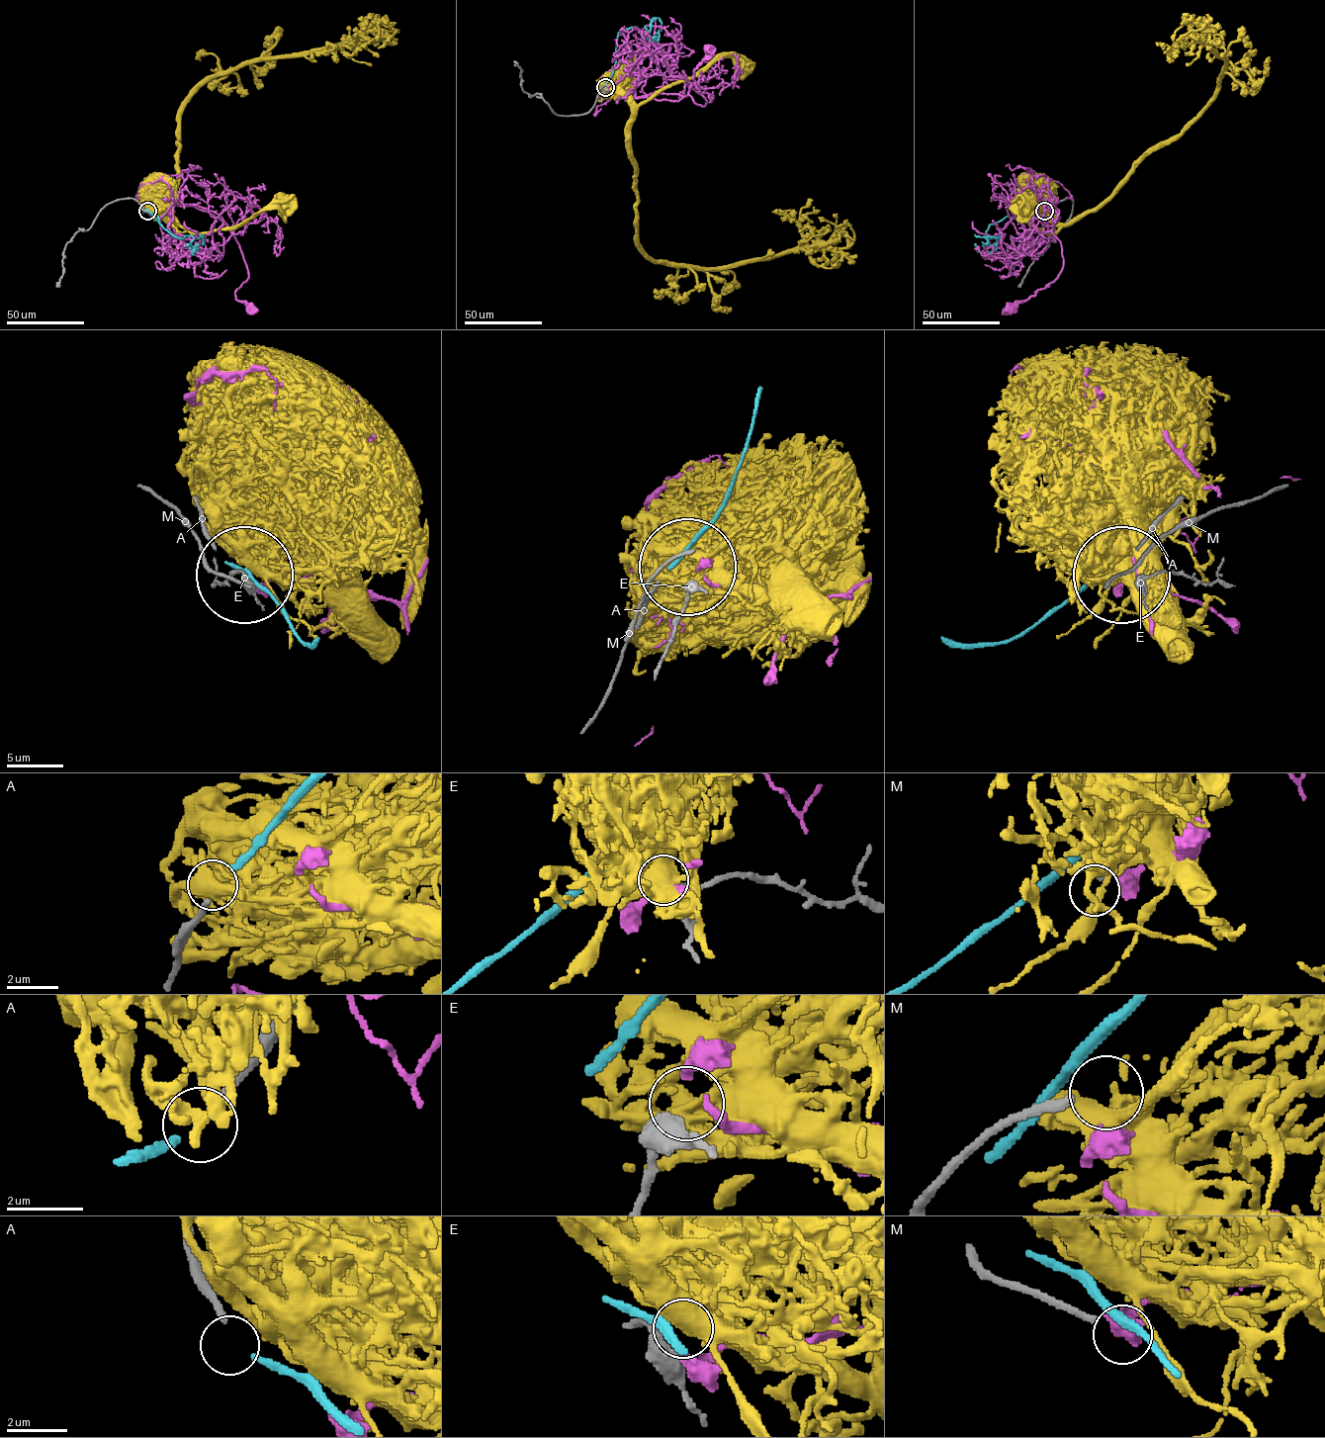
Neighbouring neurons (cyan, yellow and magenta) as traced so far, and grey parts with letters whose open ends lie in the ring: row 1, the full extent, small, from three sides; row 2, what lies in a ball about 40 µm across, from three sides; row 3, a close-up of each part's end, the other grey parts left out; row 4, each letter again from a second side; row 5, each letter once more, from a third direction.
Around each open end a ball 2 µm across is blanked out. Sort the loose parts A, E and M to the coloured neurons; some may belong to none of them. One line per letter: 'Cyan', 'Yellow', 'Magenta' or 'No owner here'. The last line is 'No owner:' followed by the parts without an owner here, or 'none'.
A: Cyan
E: No owner here
M: Magenta
No owner: E

